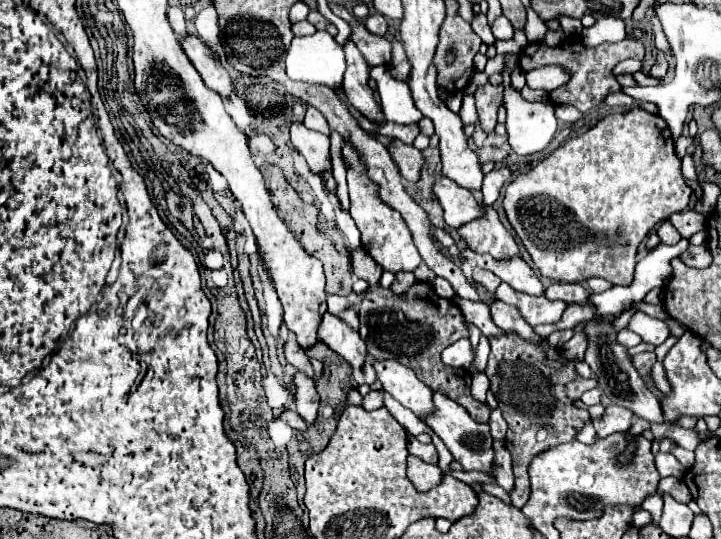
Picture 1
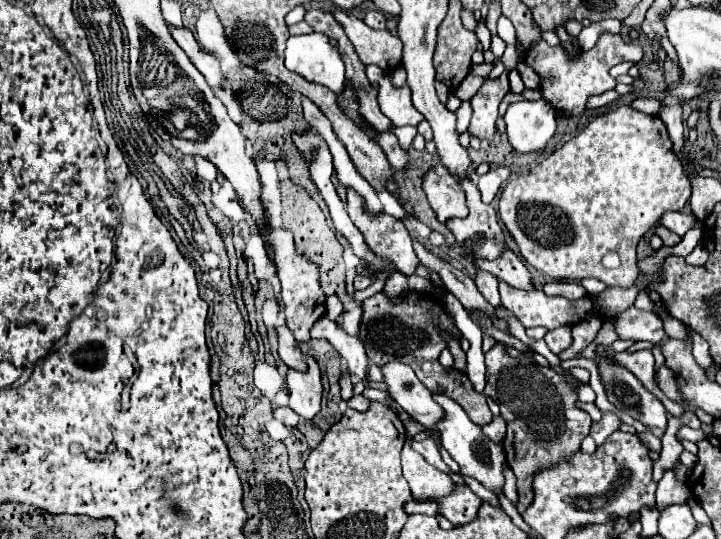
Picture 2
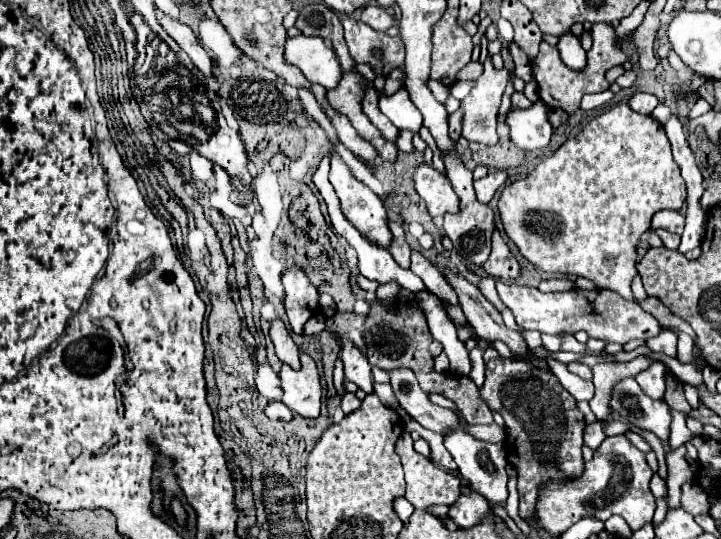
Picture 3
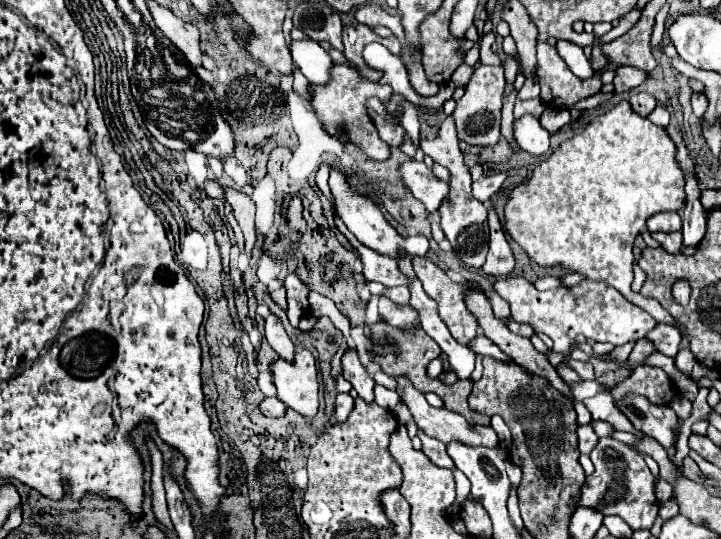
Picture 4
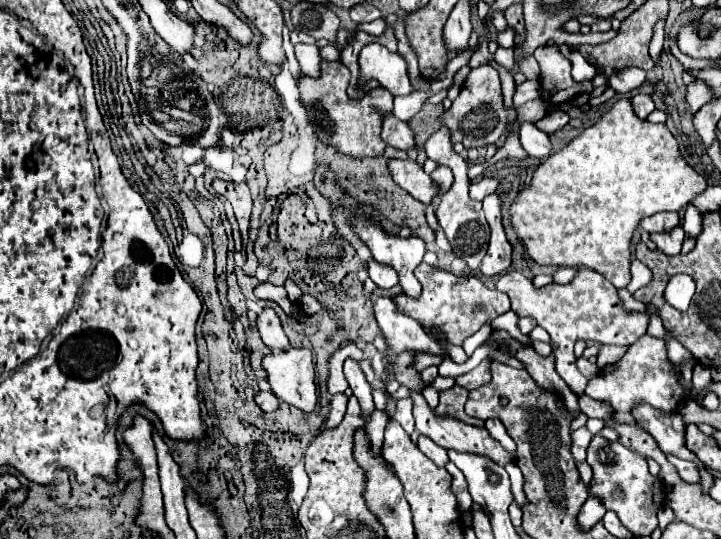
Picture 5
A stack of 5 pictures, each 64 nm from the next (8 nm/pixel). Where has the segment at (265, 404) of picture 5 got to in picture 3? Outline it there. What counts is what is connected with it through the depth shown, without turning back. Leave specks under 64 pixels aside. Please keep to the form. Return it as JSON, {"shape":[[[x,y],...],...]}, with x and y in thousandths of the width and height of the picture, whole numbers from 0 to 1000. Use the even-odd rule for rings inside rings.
{"shape":[[[374,746],[369,757],[369,772],[374,779],[391,779],[391,783],[402,783],[408,776],[408,764],[399,761],[399,753],[394,753],[391,746]]]}

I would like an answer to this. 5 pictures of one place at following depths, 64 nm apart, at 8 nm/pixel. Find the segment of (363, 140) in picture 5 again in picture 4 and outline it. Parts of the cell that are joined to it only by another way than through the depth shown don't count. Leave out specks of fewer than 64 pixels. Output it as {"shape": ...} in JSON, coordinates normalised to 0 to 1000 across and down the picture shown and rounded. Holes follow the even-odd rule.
{"shape":[[[466,119],[460,126],[460,152],[455,152],[455,160],[433,160],[433,186],[430,197],[438,208],[438,215],[447,223],[449,237],[455,234],[480,234],[480,245],[472,245],[469,256],[477,260],[483,256],[483,267],[494,271],[499,282],[505,282],[510,293],[521,293],[521,297],[538,297],[541,293],[541,271],[535,263],[527,260],[524,241],[516,226],[516,219],[510,219],[510,208],[505,204],[505,189],[513,178],[524,178],[527,186],[535,186],[544,174],[544,160],[538,156],[521,156],[513,152],[508,145],[502,145],[491,126],[485,126],[483,119]]]}

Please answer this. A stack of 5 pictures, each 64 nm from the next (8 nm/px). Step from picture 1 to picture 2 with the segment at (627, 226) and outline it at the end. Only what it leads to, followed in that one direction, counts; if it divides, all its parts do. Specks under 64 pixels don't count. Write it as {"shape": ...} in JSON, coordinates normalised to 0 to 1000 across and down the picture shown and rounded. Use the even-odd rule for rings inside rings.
{"shape":[[[860,197],[843,212],[835,212],[829,219],[824,219],[802,252],[796,252],[793,260],[788,260],[779,275],[774,275],[768,286],[763,286],[760,293],[755,293],[743,312],[738,312],[732,323],[727,327],[718,327],[713,334],[707,334],[702,341],[702,349],[696,353],[696,364],[693,364],[693,404],[699,408],[702,423],[707,427],[707,434],[713,438],[713,445],[718,449],[721,456],[721,468],[724,475],[730,479],[730,486],[735,494],[741,494],[743,501],[749,501],[752,508],[763,512],[763,516],[771,516],[771,519],[807,519],[807,516],[829,516],[835,523],[840,523],[843,531],[854,531],[857,523],[865,523],[871,534],[874,523],[882,519],[885,512],[885,479],[882,479],[882,456],[888,449],[888,442],[910,419],[910,412],[918,404],[921,393],[926,390],[946,390],[949,378],[954,375],[954,364],[957,364],[957,338],[954,330],[946,323],[946,304],[940,297],[940,289],[932,282],[932,260],[924,245],[924,234],[921,226],[913,219],[913,215],[899,215],[893,208],[885,208],[874,197]]]}

